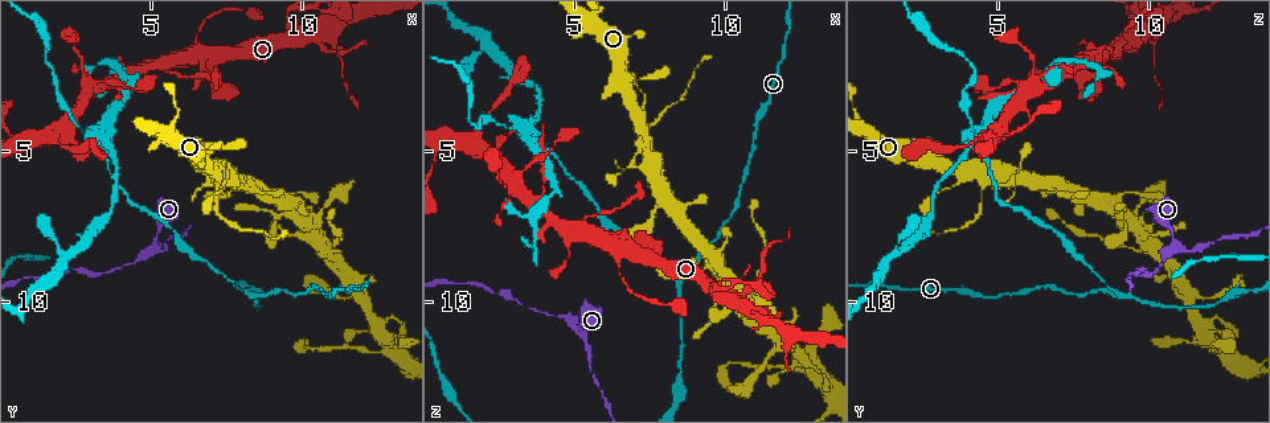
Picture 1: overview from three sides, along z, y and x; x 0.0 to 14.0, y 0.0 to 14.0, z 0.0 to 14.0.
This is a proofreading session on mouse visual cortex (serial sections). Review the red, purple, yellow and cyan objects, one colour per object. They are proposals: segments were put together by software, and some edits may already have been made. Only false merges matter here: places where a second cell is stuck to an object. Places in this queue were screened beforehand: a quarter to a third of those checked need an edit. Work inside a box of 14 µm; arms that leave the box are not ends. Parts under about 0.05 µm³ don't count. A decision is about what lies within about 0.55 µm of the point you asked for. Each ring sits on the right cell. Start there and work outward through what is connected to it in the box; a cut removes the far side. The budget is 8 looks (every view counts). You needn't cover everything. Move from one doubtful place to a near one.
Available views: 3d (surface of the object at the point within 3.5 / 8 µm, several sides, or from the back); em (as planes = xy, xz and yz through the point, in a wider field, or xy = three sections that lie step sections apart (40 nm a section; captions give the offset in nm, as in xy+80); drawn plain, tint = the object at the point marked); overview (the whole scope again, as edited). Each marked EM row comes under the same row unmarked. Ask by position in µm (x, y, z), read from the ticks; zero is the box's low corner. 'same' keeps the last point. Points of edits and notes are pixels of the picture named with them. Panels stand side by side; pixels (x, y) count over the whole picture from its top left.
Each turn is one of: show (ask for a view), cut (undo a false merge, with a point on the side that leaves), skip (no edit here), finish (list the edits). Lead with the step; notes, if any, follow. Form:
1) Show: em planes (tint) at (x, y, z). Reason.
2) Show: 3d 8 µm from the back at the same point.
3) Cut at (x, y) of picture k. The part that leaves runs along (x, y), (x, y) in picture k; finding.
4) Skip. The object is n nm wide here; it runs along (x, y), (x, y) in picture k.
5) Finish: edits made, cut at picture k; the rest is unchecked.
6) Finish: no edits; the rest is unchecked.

Show: 3d 3.5 µm at (7.3, 6.0, 4.7). Three arms meet.

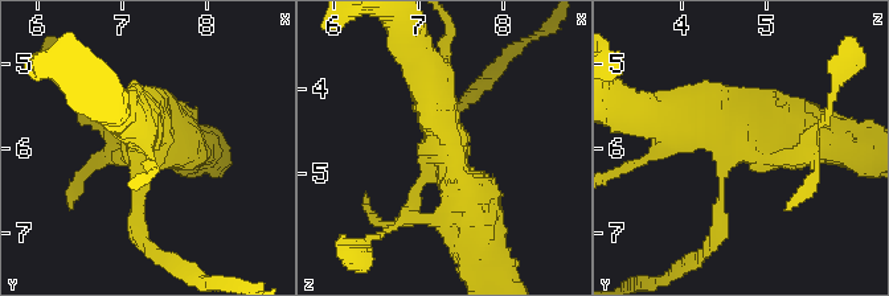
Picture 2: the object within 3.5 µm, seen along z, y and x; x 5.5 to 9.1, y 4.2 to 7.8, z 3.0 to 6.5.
Show: em planes (tint) at (7.20, 6.10, 4.60). 3 arms meet here; the arms are 100, 500, 600 nm wide; shape alone is not enough.

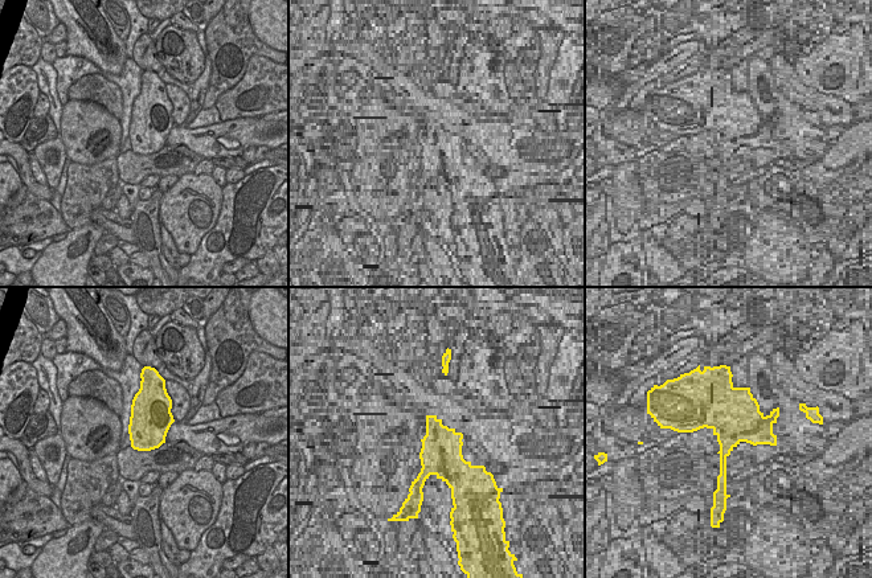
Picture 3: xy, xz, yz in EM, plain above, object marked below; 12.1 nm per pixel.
Cut at (138, 217) of picture 2. The part that leaves runs along (142, 190), (138, 235), (185, 271) in picture 2; two cells meet here.

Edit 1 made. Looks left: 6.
Show: overview.

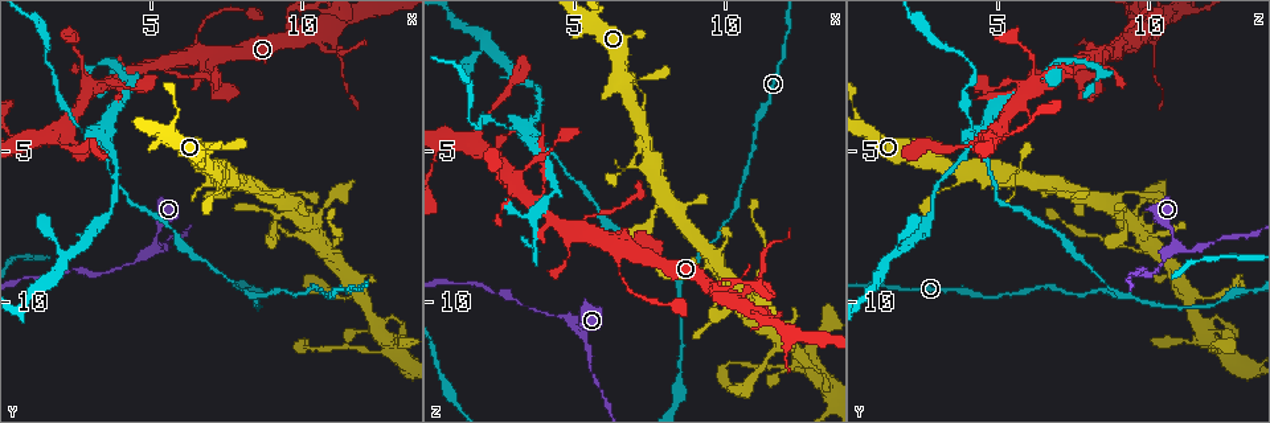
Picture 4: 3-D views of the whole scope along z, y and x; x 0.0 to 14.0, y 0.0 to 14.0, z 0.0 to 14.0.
Show: 3d 3.5 µm from the back at (8.4, 9.8, 9.1). Abrupt turn.

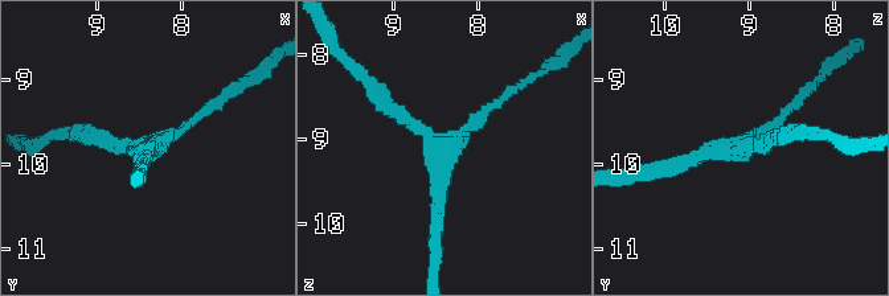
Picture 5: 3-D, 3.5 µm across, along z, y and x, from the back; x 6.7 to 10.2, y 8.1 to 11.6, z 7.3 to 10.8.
Show: em xy step 3 (tint) at (8.50, 9.75, 9.00). 3 arms meet here; the arms are 150, 200, 200 nm wide.

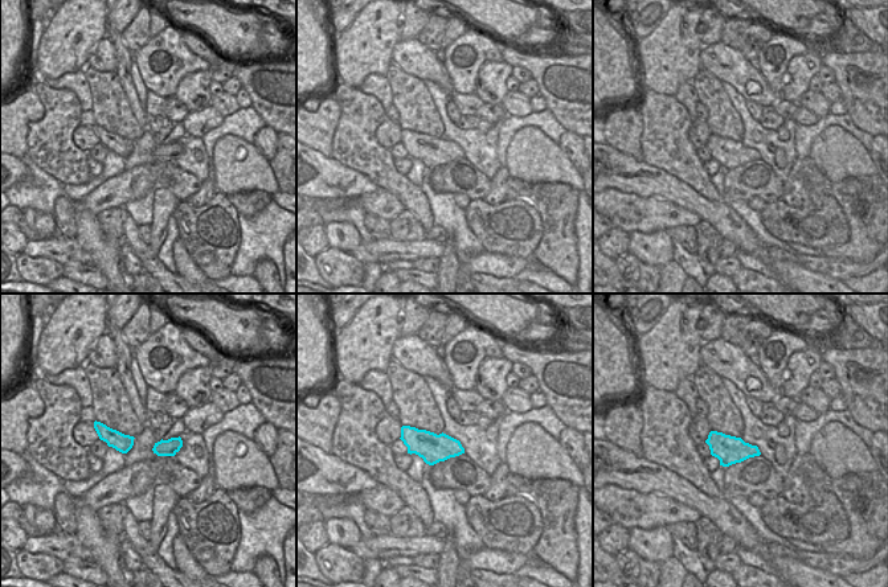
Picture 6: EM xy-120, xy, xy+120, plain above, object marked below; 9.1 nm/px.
Skip. It runs along (73, 132), (154, 144), (211, 109) in picture 5; all the same cell.

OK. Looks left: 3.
Show: 3d 3.5 µm at (9.0, 7.6, 9.3). Sharp bend.

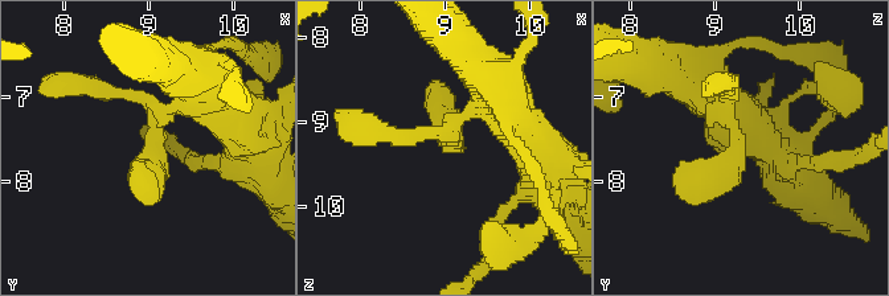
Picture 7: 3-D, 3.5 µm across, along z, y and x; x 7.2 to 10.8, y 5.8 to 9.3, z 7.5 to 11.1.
Show: em xy step 5 (tint) at (9.05, 7.65, 9.25). Shape alone is not enough.

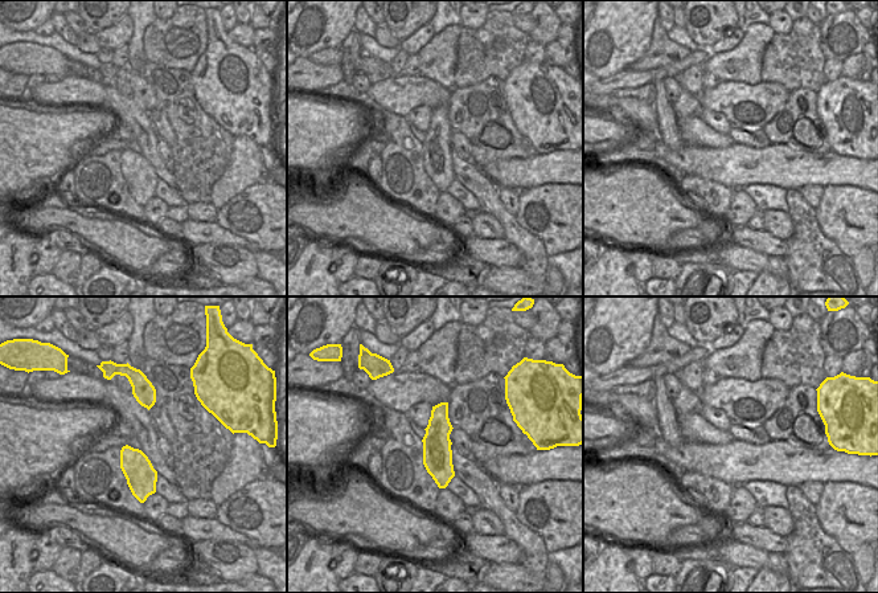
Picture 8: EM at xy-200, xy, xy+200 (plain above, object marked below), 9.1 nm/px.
Skip. It runs along (444, 405), (439, 412), (442, 485) in picture 8; one cell here.

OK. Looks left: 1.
Finish: edits made, cut at picture 2; the rest is unchecked.

